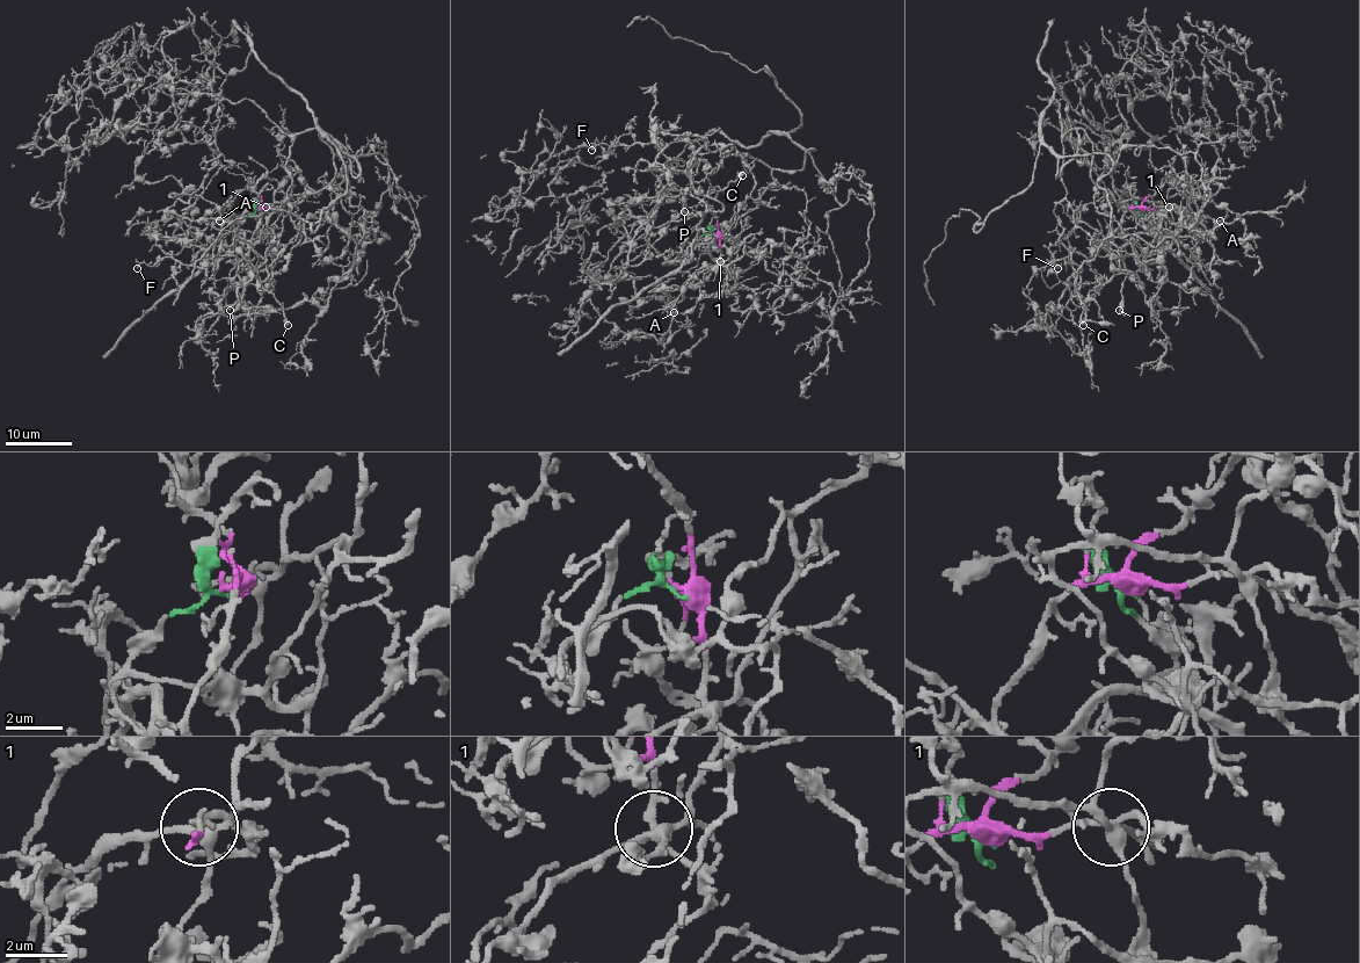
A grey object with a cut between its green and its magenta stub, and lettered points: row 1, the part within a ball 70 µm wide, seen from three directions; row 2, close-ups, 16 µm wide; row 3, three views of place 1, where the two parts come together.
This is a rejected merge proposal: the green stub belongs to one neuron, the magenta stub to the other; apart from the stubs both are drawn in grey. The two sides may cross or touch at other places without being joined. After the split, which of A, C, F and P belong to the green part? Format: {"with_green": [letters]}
{"with_green": ["A"]}

